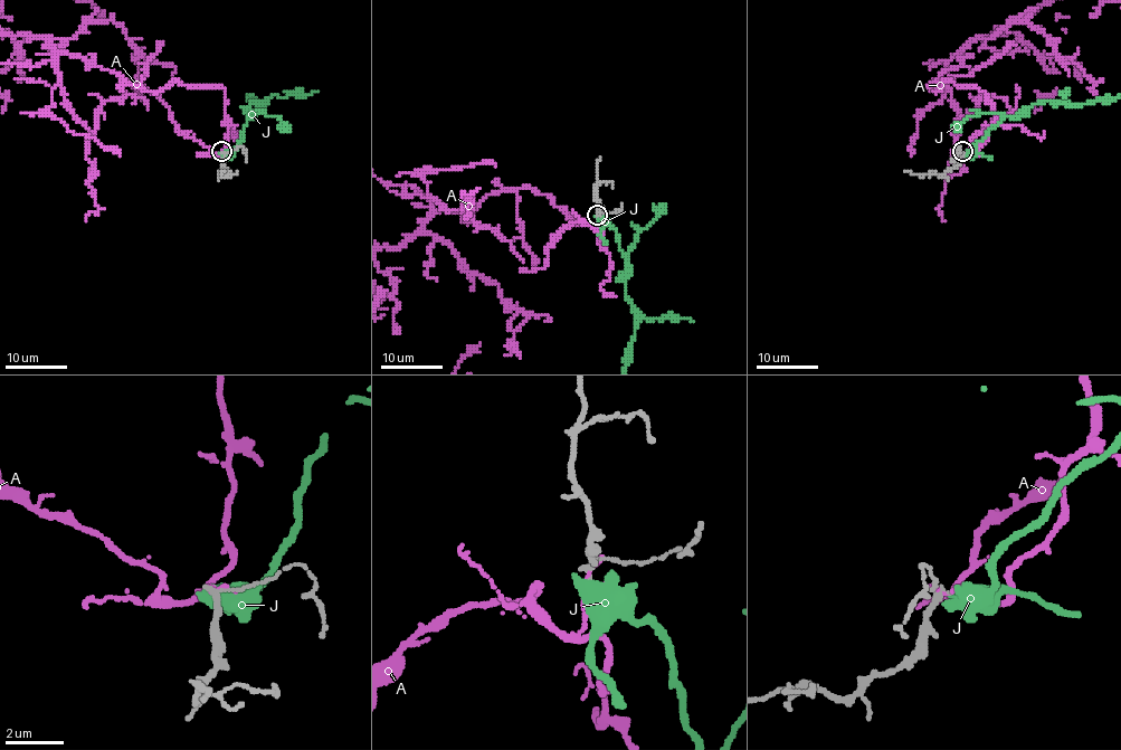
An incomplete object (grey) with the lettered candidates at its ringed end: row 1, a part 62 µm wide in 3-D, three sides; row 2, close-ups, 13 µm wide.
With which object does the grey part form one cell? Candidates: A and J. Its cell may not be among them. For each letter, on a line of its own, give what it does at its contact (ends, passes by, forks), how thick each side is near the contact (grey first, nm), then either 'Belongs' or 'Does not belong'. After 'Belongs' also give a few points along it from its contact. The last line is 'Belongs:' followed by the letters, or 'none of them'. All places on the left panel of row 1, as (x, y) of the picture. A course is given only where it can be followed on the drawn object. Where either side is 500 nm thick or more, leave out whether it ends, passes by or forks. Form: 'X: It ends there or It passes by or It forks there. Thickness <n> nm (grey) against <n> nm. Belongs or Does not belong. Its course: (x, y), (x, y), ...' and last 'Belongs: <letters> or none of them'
A: It passes by. Thickness 200 nm (grey) against 100 nm. Does not belong
J: Thickness 170 nm (grey) against 700 nm. Does not belong
Belongs: none of them

